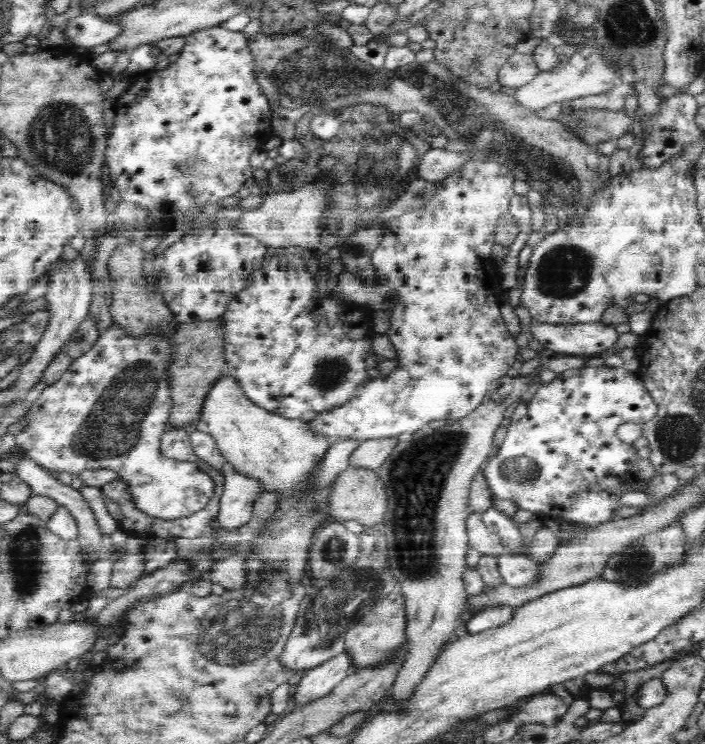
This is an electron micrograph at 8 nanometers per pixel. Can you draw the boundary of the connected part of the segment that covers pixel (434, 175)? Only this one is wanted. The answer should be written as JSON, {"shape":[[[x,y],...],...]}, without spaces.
{"shape":[[[445,148],[430,149],[419,159],[414,173],[418,179],[435,183],[446,178],[451,172],[457,171],[468,158],[470,156],[462,154],[462,152],[448,151]]]}

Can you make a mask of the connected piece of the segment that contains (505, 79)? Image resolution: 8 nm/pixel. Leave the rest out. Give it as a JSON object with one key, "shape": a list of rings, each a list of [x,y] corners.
{"shape":[[[516,51],[502,66],[497,81],[502,86],[518,89],[534,80],[540,72],[533,55]]]}

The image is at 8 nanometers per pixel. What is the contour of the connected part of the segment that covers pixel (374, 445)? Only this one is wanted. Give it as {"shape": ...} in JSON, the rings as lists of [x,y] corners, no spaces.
{"shape":[[[400,437],[372,438],[359,441],[359,445],[349,456],[349,466],[352,468],[377,469],[385,463]]]}

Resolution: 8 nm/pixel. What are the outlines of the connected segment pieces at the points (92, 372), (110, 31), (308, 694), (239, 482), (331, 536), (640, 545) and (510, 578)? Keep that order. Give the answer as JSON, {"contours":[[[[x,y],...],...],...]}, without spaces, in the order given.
{"contours":[[[[117,323],[107,327],[90,348],[83,355],[80,355],[76,360],[72,360],[70,366],[60,375],[60,377],[50,385],[46,385],[39,397],[33,402],[29,408],[30,424],[26,426],[22,434],[18,434],[15,438],[15,444],[20,446],[22,452],[31,461],[38,463],[40,466],[50,471],[64,471],[70,474],[78,475],[83,470],[98,470],[98,468],[109,468],[115,470],[118,478],[123,481],[126,490],[131,494],[131,500],[134,501],[135,508],[143,513],[149,514],[151,517],[160,519],[182,518],[198,510],[202,510],[207,505],[207,502],[214,496],[214,481],[208,473],[197,463],[192,463],[183,459],[166,458],[161,453],[161,436],[169,428],[169,416],[174,401],[172,401],[172,393],[170,392],[170,381],[168,381],[168,366],[170,366],[170,356],[175,352],[175,345],[164,335],[158,334],[143,334],[139,337],[132,337],[128,333],[124,333],[124,329],[118,326]]],[[[82,12],[67,22],[63,32],[72,48],[85,50],[116,40],[122,32],[122,25],[120,19]]],[[[344,651],[298,675],[294,706],[298,707],[300,704],[309,703],[311,700],[330,694],[352,670],[352,657]]],[[[232,465],[223,466],[224,488],[217,521],[221,528],[232,530],[246,524],[253,515],[253,500],[265,491],[254,478],[240,474]]],[[[331,520],[329,525],[322,525],[313,538],[309,559],[311,578],[330,579],[339,576],[357,562],[362,552],[358,535],[348,530],[344,523]]],[[[677,522],[665,526],[655,533],[642,535],[639,539],[636,539],[636,542],[630,548],[626,548],[620,554],[614,554],[606,562],[606,568],[602,570],[602,574],[598,578],[620,585],[644,585],[644,582],[649,582],[659,573],[676,567],[684,560],[684,555],[686,554],[685,538],[683,528]]],[[[500,554],[496,556],[496,562],[503,583],[509,586],[527,586],[534,583],[539,575],[540,564],[528,559],[527,555]]]]}

